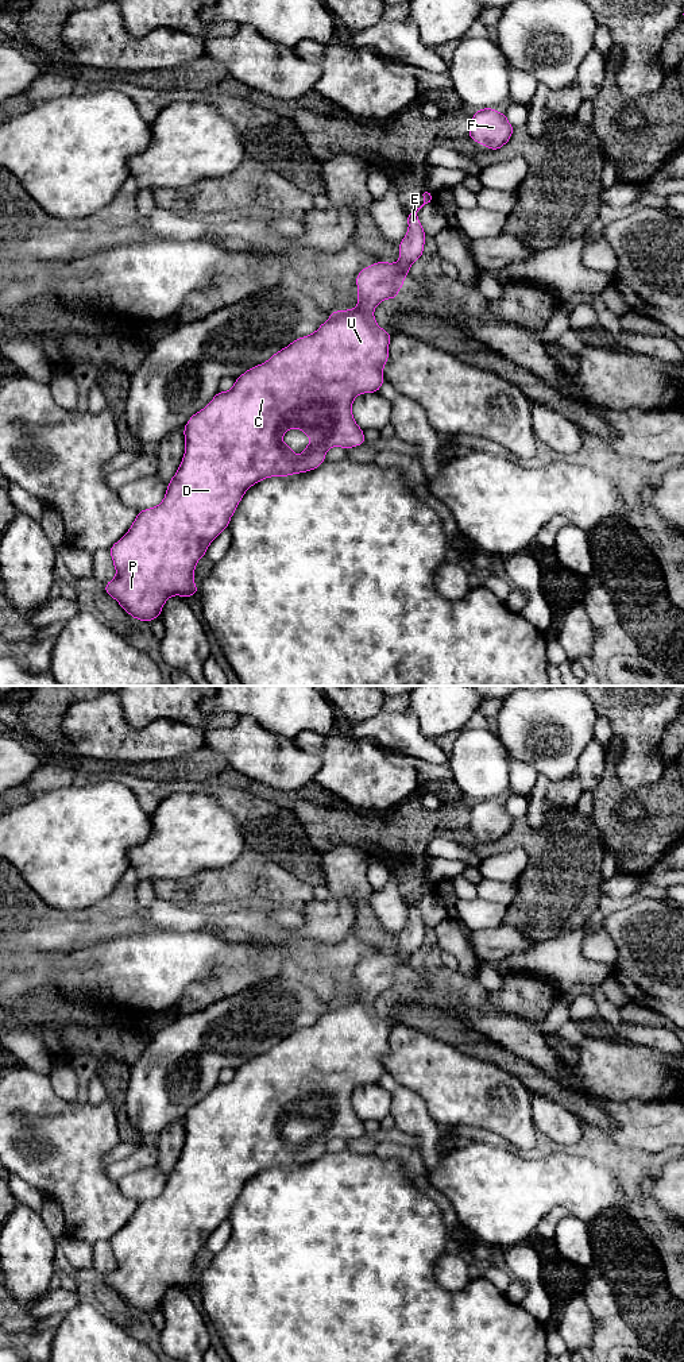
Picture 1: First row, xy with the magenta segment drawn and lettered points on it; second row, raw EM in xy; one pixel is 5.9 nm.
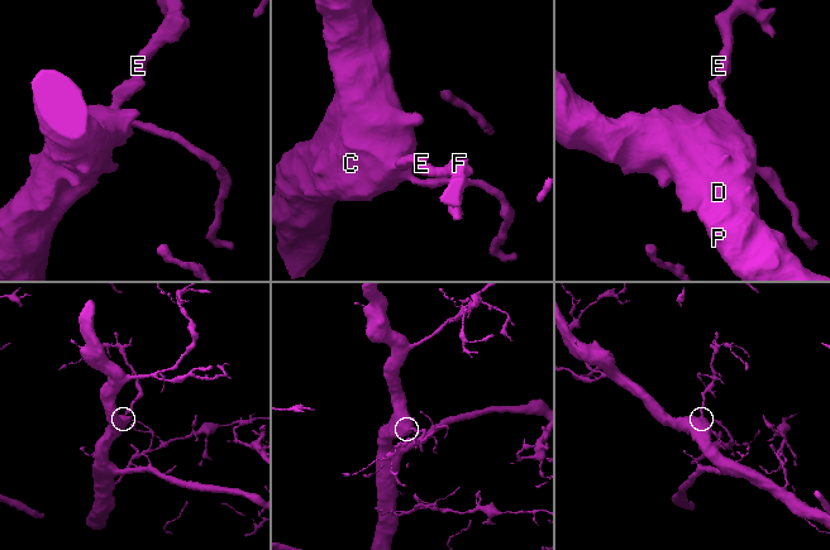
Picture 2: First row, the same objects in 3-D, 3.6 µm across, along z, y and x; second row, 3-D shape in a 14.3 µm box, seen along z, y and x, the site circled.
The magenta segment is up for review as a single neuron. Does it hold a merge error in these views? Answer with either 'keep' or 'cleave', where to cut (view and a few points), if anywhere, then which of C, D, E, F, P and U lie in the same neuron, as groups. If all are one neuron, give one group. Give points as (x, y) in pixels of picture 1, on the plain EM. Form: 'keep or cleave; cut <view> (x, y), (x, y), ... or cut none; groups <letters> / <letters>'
keep; cut none; groups C D E F P U

